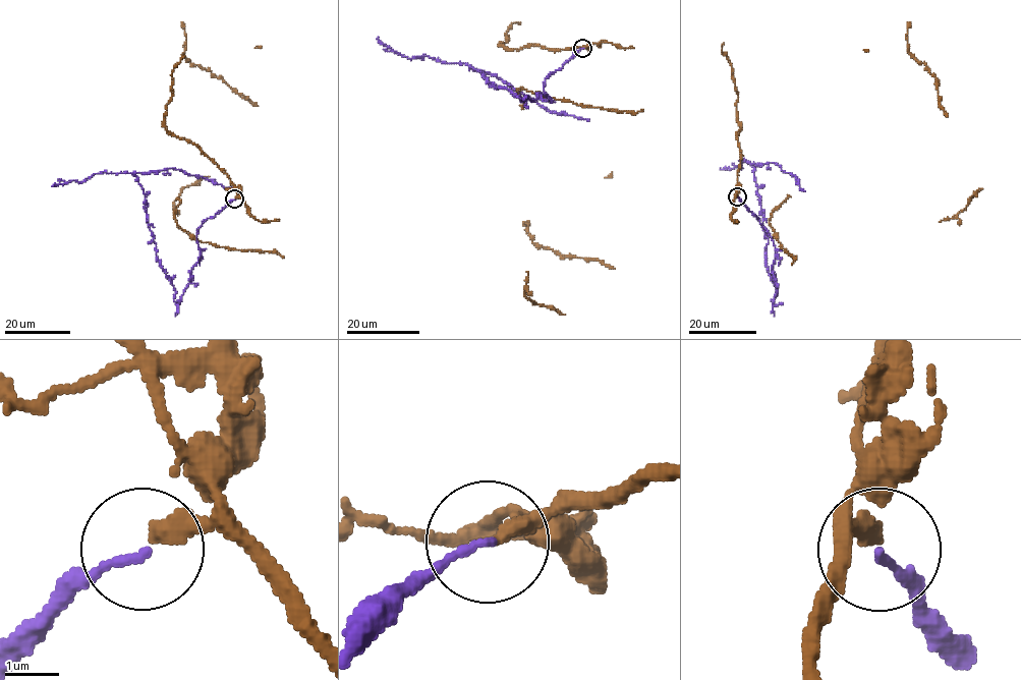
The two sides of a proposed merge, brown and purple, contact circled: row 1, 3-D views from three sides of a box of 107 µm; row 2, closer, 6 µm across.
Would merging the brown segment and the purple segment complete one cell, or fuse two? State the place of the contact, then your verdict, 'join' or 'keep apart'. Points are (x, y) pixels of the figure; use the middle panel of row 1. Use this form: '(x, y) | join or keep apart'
(582, 48) | keep apart

